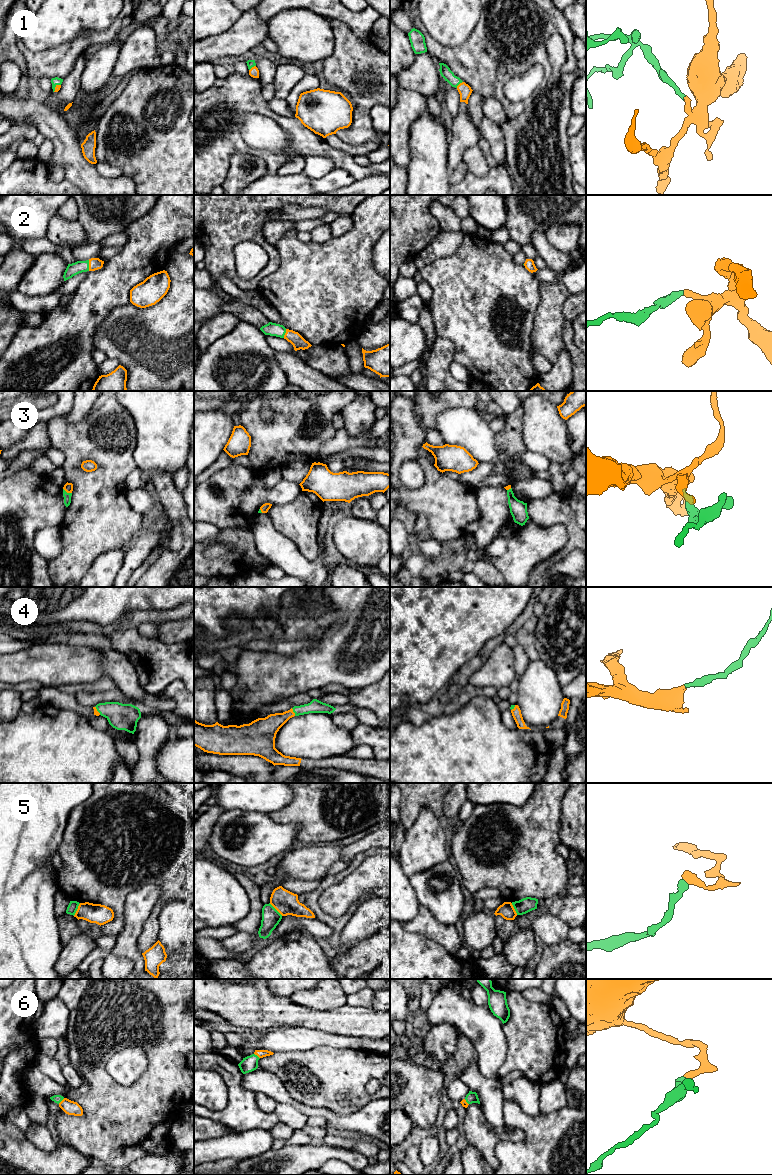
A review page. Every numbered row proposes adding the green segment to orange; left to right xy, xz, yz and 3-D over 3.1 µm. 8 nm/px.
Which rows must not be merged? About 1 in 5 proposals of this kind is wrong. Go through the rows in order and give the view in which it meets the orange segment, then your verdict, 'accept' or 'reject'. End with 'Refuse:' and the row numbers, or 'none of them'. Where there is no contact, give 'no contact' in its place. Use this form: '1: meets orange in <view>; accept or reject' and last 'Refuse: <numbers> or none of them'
1: meets orange in yz; accept
2: meets orange in xy; accept
3: meets orange in xy; accept
4: meets orange in xz; accept
5: meets orange in xy; reject
6: meets orange in xy; accept
Refuse: 5

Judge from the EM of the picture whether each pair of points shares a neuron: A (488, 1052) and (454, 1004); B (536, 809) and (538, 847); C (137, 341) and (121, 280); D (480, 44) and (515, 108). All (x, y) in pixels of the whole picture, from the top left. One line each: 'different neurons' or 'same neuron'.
A: same neuron
B: same neuron
C: different neurons
D: same neuron

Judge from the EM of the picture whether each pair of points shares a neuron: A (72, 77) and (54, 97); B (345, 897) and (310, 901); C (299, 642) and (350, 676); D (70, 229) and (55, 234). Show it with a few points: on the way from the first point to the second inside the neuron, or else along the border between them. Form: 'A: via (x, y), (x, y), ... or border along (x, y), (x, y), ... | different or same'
A: via (71, 83), (60, 95) | same
B: border along (332, 884), (320, 895), (318, 905), (334, 917) | different
C: border along (314, 641), (292, 655), (285, 656) | different
D: via (66, 232), (59, 233) | same

